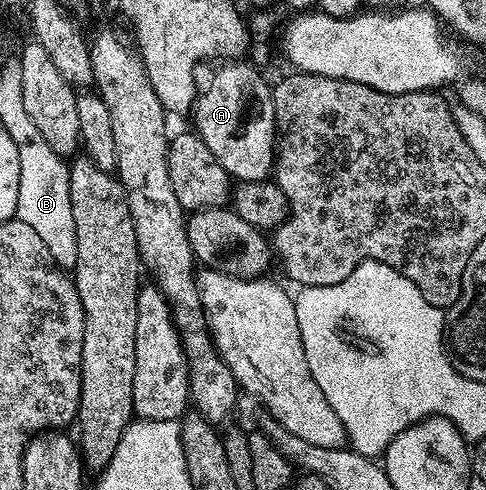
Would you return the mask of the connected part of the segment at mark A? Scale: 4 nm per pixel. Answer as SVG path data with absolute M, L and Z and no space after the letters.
M232 59L212 77L208 90L201 92L194 106L196 113L195 132L210 147L214 159L226 167L228 176L237 182L267 181L273 176L276 163L276 150L278 148L278 134L276 132L276 112L272 98L272 85L260 78L261 74L252 64L244 59Z

